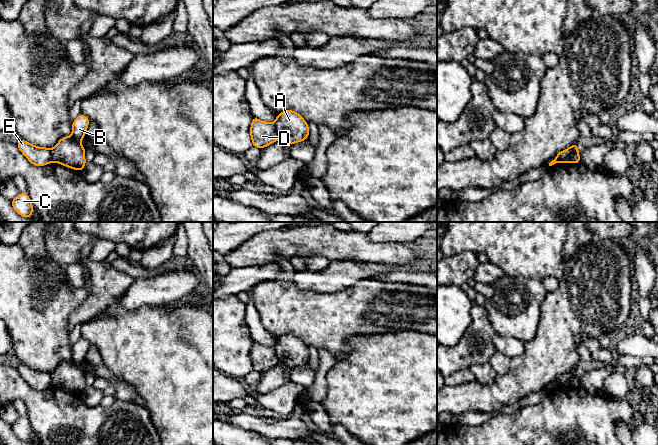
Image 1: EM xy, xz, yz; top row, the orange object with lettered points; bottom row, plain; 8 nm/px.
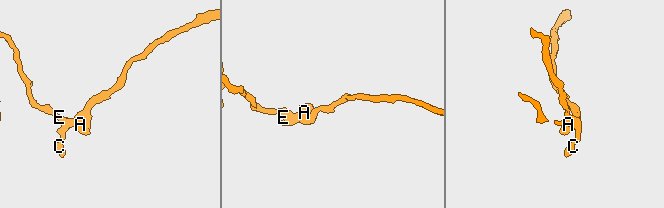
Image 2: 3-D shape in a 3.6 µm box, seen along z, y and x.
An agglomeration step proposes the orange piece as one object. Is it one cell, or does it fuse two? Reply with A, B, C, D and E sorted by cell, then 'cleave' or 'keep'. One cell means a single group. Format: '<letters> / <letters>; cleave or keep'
A B / C D E; cleave

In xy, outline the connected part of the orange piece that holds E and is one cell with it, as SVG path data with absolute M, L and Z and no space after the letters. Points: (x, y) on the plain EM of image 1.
M24 363L16 366L16 369L33 390L41 391L52 387L52 379L49 372L35 370Z

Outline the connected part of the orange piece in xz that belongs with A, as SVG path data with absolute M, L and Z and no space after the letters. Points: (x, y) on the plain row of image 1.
M293 334L280 336L274 346L280 362L290 369L302 366L309 361L309 350L301 338Z

